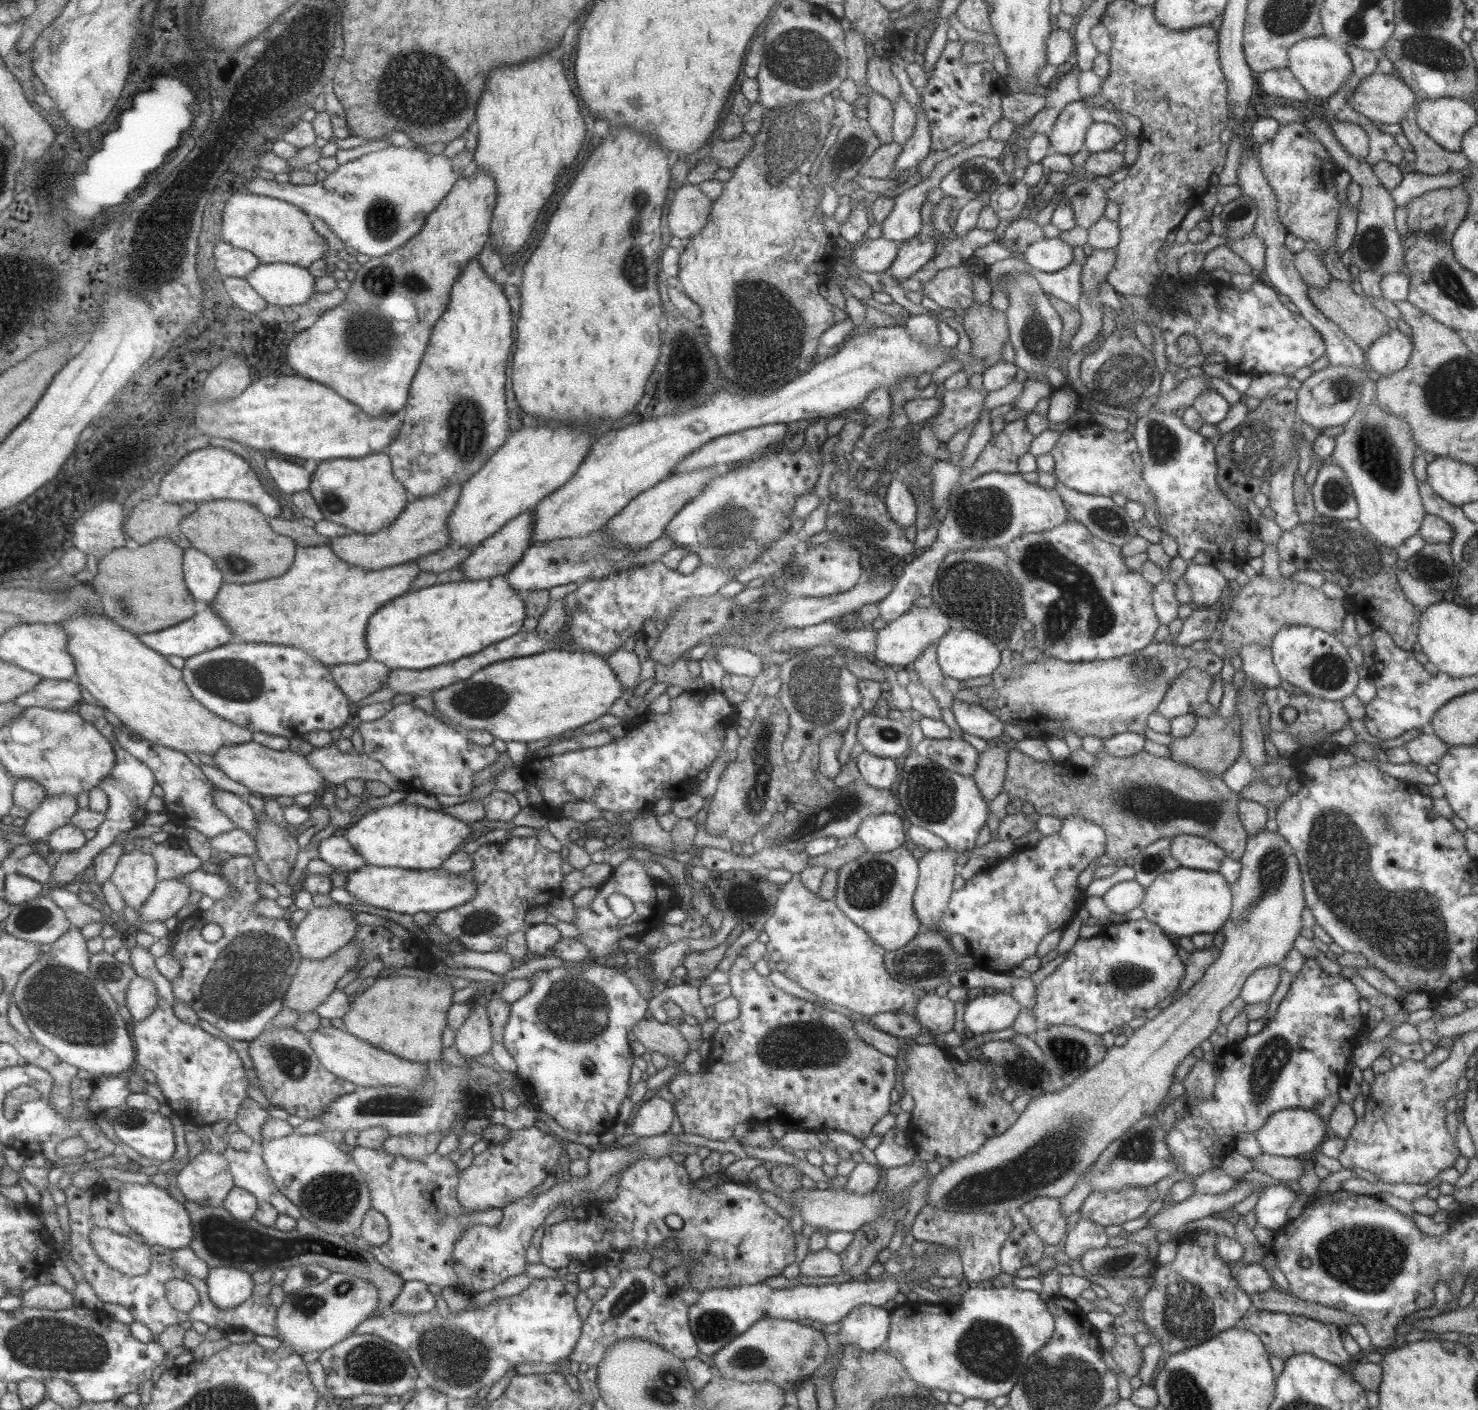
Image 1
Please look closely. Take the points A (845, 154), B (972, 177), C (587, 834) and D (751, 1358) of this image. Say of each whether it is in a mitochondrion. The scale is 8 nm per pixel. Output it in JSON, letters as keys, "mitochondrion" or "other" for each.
{"A":"mitochondrion","B":"mitochondrion","C":"other","D":"mitochondrion"}

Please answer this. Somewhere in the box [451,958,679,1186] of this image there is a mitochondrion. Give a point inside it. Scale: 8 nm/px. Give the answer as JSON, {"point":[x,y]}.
{"point":[576,1012]}

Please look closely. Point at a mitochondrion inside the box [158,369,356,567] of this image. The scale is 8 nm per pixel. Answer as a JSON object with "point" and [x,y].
{"point":[332,501]}

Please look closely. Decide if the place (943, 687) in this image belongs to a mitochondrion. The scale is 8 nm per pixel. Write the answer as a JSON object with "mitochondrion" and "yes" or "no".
{"mitochondrion":"no"}

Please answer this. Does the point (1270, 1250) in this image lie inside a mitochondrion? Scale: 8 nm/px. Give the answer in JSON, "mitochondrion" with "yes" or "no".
{"mitochondrion":"no"}

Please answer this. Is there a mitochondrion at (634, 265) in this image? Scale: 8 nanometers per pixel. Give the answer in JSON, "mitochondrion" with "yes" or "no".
{"mitochondrion":"yes"}

